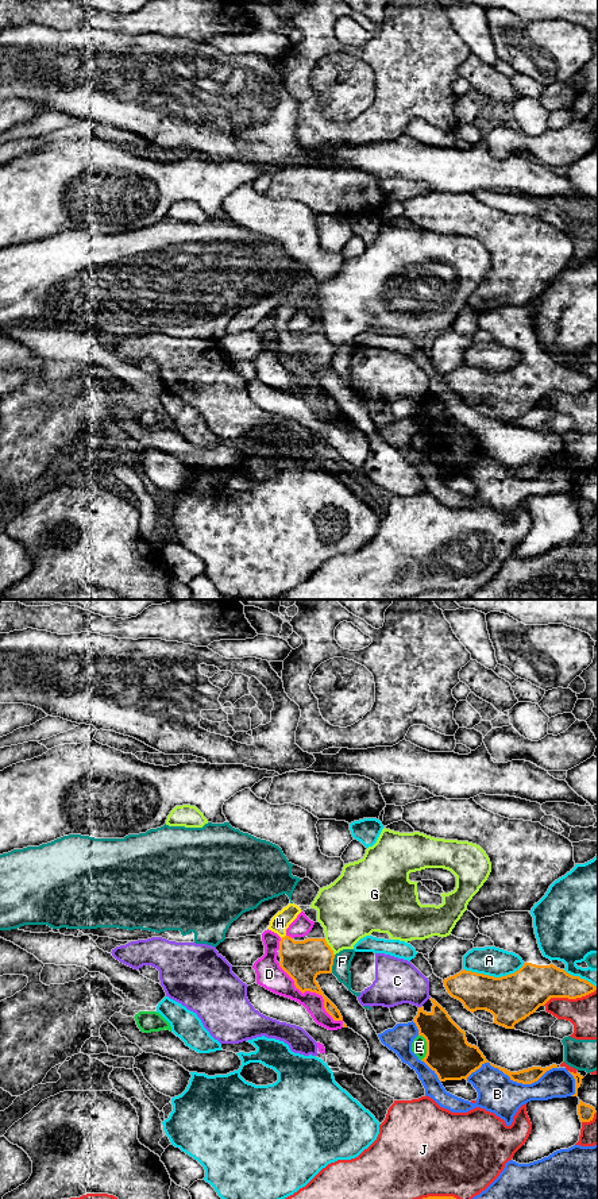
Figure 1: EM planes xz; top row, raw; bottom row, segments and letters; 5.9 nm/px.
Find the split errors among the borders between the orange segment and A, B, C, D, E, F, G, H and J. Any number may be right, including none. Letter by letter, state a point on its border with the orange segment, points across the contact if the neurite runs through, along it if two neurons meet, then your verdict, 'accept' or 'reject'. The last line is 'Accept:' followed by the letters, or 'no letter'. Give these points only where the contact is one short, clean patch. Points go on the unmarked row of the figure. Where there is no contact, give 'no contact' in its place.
A: meets orange in xz at (493, 371); reject
B: meets orange in xz at (510, 474); reject
C: meets orange in xz at (421, 401); reject
D: meets orange in xz at (315, 386); reject
E: meets orange in xz at (427, 442); border along xz (419, 430), (425, 436), (425, 451), (421, 455); reject
F: meets orange in xz at (332, 358); reject
G: meets orange in xz at (330, 342); border along xz (324, 334), (334, 350); reject
H: meets orange in xz at (282, 332); runs through xz (303, 355), (282, 332), (280, 317); accept
J: meets orange in xz at (570, 393); reject
Accept: H

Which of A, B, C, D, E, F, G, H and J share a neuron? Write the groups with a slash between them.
A / B / C / D / E / F / G / H / J

